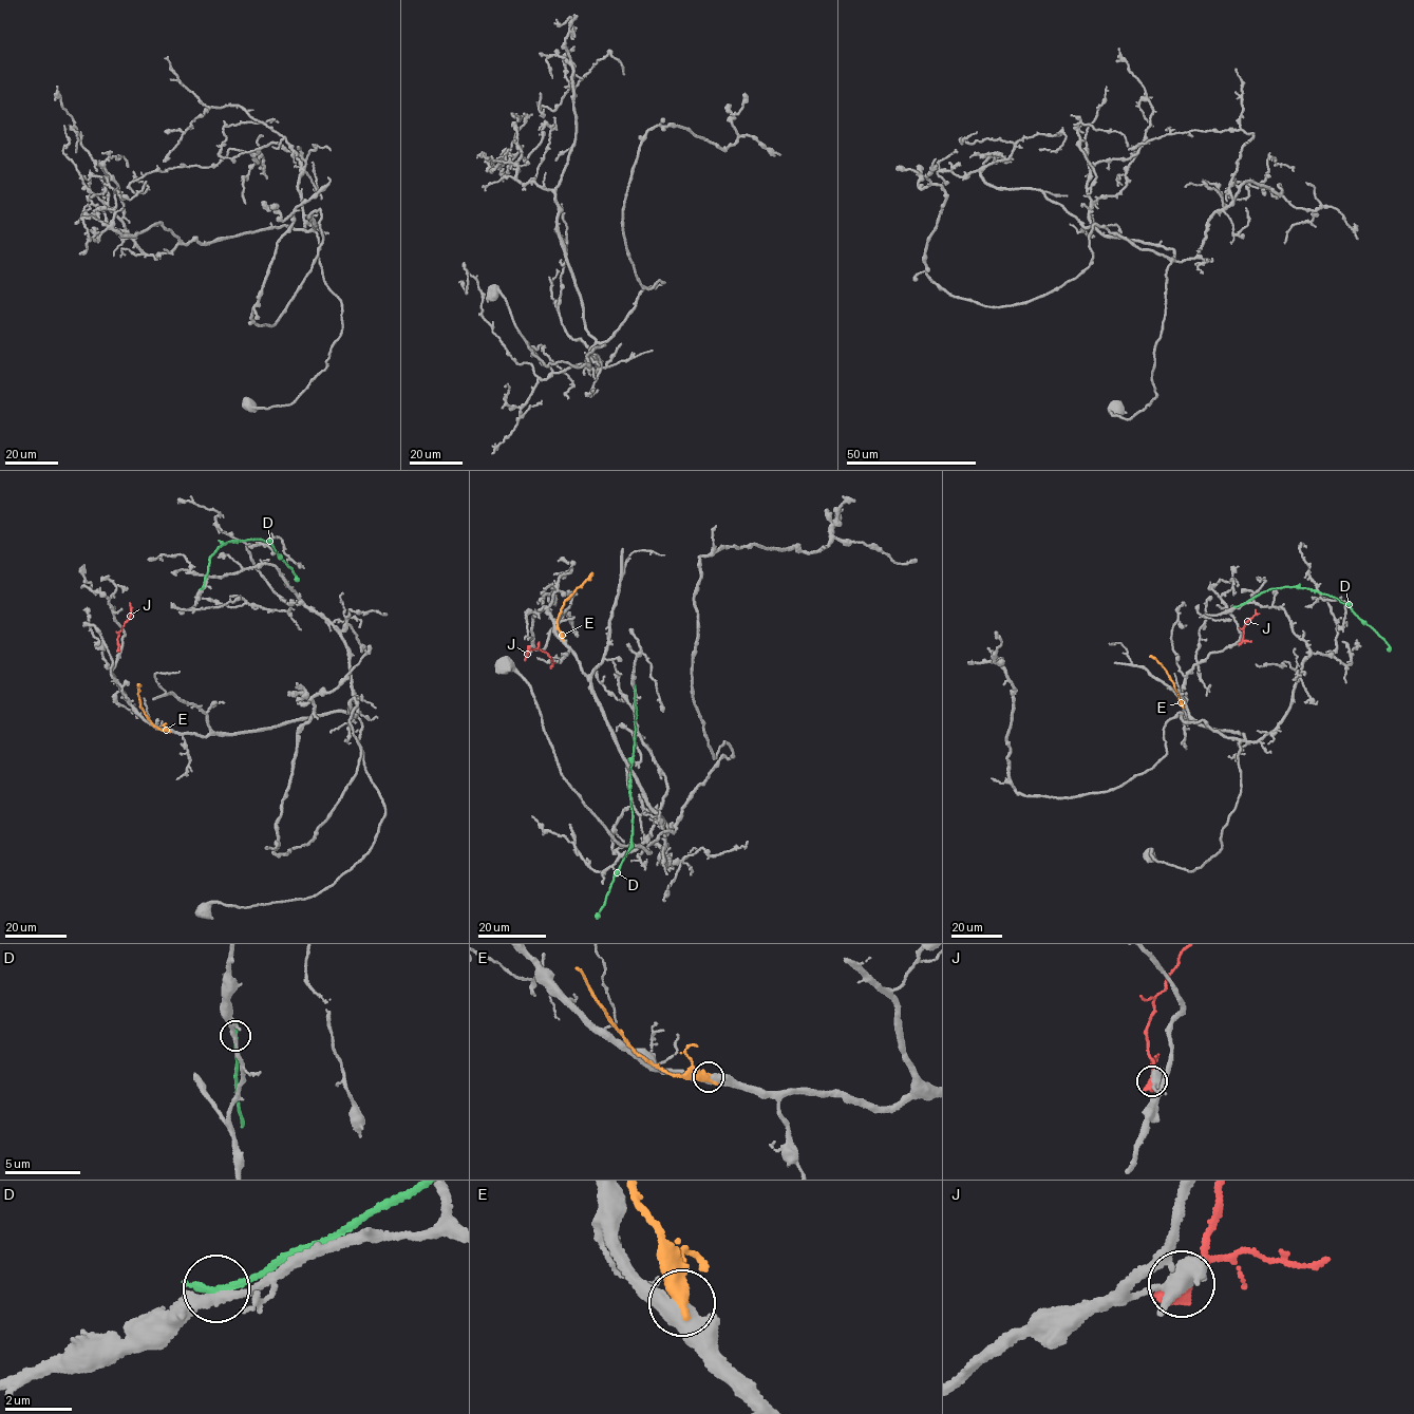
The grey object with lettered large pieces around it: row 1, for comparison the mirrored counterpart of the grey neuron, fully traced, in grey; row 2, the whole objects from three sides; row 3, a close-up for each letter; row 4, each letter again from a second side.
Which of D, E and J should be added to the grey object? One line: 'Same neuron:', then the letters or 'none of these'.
Same neuron: none of these

